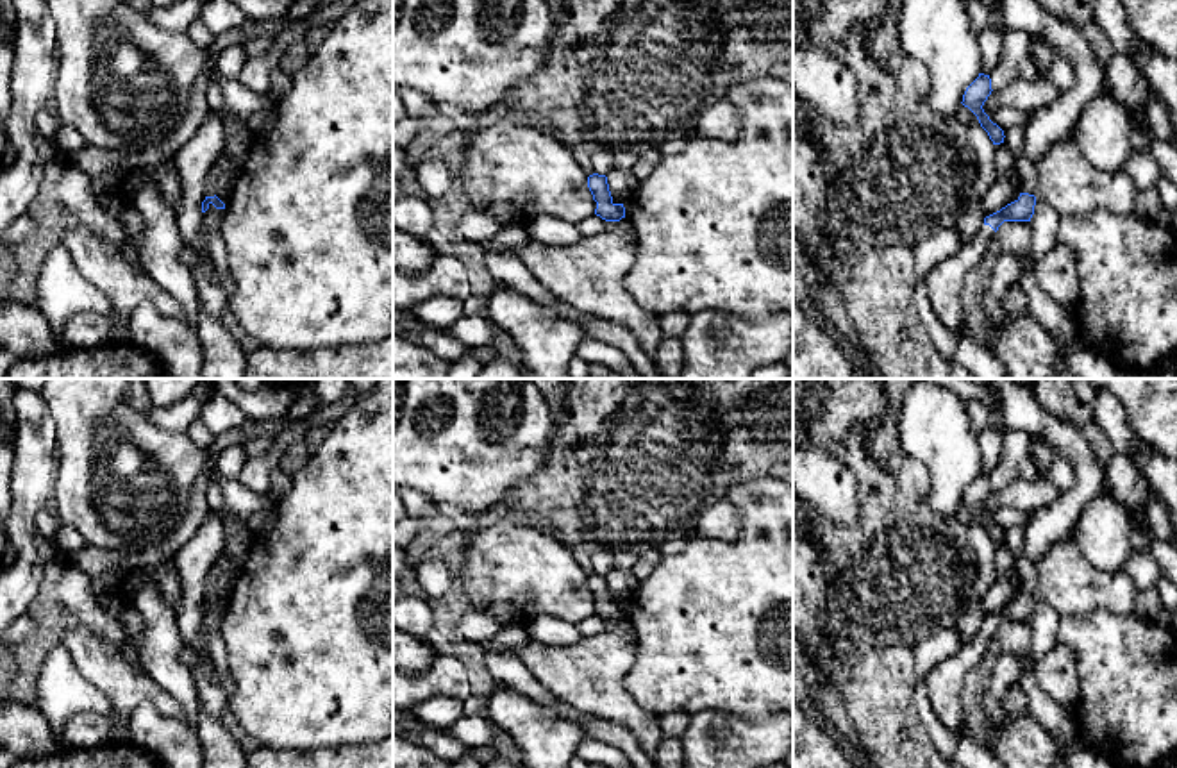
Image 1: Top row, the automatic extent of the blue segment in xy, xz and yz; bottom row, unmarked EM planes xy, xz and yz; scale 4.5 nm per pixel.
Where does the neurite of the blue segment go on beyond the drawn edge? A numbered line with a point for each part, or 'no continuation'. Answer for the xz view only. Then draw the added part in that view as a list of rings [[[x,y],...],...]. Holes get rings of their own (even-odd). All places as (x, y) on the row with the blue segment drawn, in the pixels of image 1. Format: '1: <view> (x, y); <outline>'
no continuation

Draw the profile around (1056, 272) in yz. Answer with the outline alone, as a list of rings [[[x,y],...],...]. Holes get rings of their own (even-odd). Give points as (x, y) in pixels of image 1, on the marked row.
[[[1056,245],[1036,264],[1038,286],[1066,311],[1079,305],[1077,259],[1072,248]]]

